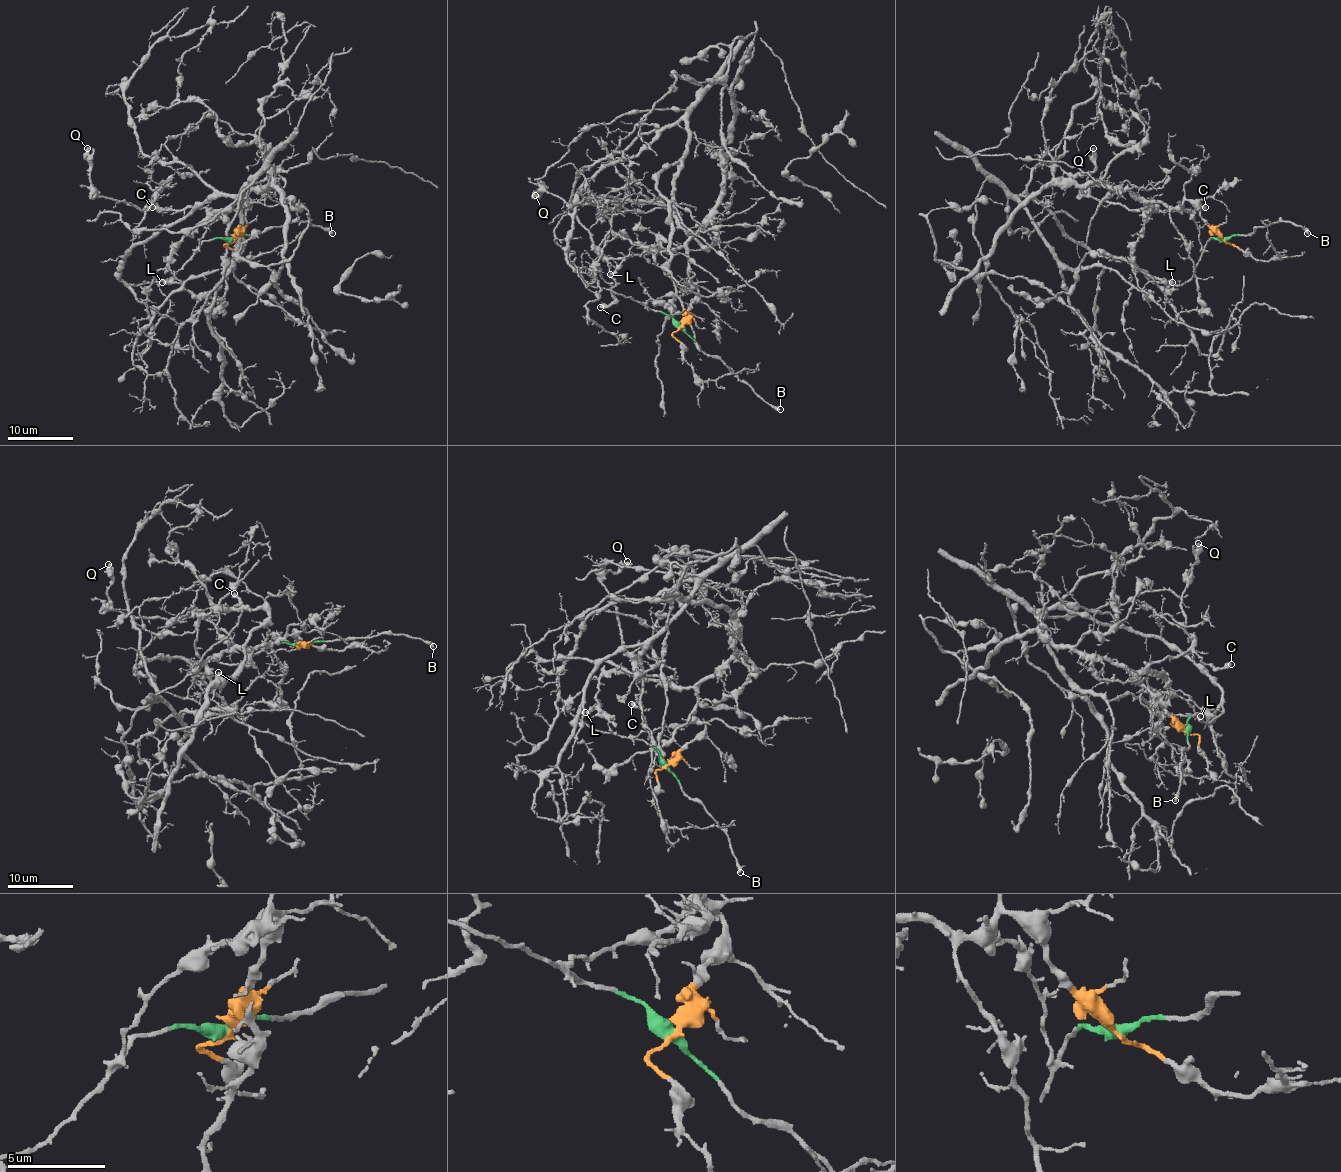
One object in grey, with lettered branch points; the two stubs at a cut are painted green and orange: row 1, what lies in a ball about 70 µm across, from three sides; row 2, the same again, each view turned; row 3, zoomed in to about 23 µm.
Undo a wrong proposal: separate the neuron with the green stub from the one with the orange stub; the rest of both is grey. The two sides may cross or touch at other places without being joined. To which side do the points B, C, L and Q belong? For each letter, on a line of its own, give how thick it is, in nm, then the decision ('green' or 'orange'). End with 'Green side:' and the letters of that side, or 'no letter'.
B: 320 nm | green
C: 480 nm | orange
L: 400 nm | orange
Q: 380 nm | orange
Green side: B

